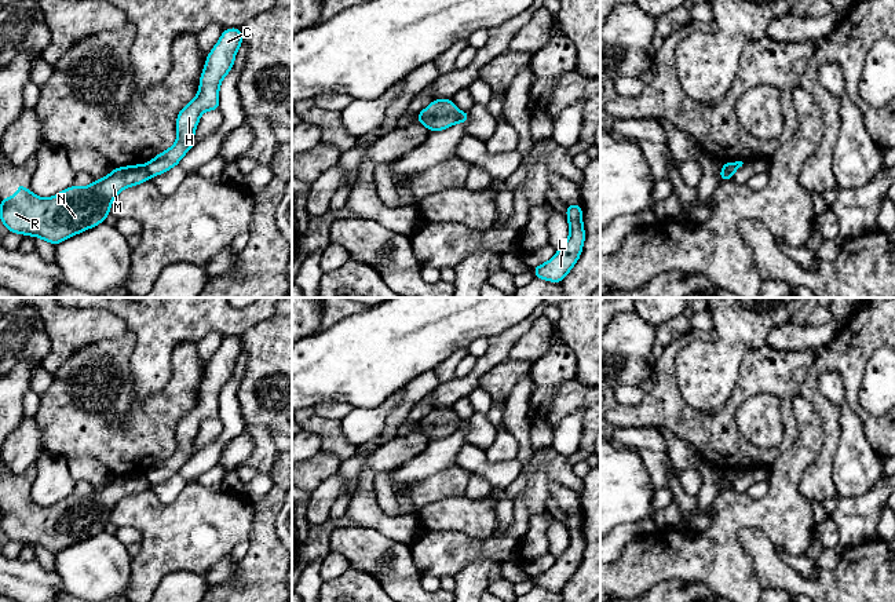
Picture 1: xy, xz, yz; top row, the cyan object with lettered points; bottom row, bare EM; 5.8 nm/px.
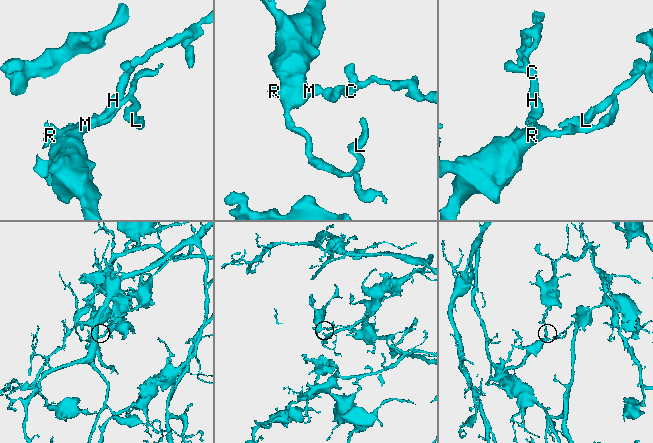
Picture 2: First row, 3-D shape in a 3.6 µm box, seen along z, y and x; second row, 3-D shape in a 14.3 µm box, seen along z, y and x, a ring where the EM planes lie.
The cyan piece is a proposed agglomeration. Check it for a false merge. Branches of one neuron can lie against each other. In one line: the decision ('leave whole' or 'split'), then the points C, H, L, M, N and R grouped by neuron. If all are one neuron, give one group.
split; groups C H / L M N R

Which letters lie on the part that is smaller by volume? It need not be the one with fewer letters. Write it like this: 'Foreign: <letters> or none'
Foreign: L, M, N, R

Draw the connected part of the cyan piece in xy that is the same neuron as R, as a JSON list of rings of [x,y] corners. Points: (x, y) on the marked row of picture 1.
[[[145,164],[120,167],[87,187],[72,185],[50,198],[37,197],[19,182],[17,194],[0,198],[0,220],[11,233],[34,236],[56,245],[103,223],[121,190],[150,178]]]

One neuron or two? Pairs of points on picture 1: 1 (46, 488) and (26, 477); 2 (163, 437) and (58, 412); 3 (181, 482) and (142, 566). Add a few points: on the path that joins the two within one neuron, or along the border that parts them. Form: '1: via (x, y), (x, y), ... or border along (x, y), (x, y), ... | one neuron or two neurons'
1: border along (36, 463), (36, 478), (29, 497) | two neurons
2: via (137, 438), (95, 438), (84, 433) | one neuron
3: border along (189, 482), (167, 504), (163, 504), (150, 491) | two neurons

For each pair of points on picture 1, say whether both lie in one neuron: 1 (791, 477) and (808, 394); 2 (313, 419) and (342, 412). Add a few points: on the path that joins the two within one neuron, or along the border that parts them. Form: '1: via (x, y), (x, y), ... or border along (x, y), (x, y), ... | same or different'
1: border along (797, 393), (811, 404), (821, 420), (822, 429) | different
2: border along (313, 407), (320, 416), (340, 420) | different

